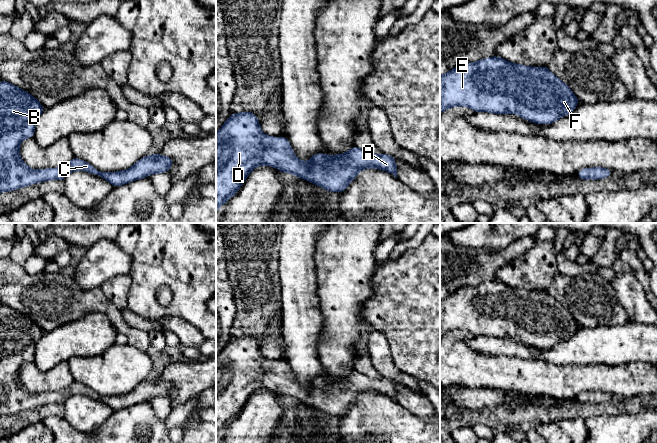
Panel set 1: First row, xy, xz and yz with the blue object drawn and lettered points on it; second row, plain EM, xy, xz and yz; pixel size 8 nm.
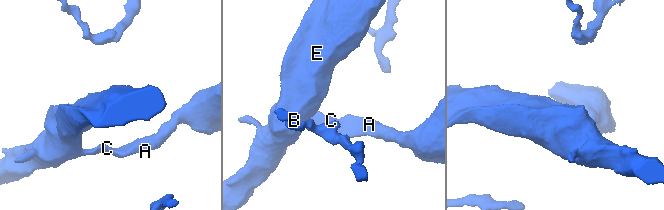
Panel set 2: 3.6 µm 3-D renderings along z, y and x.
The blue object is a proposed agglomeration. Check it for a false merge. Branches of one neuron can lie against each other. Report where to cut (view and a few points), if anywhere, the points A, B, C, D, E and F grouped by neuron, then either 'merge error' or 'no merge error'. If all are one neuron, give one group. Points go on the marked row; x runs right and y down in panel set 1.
cut none; groups A B C D E F; no merge error

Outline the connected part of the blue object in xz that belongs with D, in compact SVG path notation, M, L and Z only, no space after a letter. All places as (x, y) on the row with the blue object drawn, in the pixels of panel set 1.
M253 112L231 113L216 133L216 214L219 207L235 195L249 173L259 165L275 167L283 173L293 173L330 192L345 191L358 172L365 168L384 170L398 178L396 161L392 156L371 154L356 146L343 154L327 156L317 153L309 162L301 161L295 156L286 137L271 137L261 131Z

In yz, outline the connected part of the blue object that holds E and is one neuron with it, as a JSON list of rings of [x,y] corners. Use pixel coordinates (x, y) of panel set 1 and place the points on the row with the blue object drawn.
[[[498,56],[464,63],[440,75],[440,114],[456,106],[467,106],[475,112],[514,113],[537,124],[552,124],[572,113],[579,103],[569,86],[548,67],[513,64]]]

